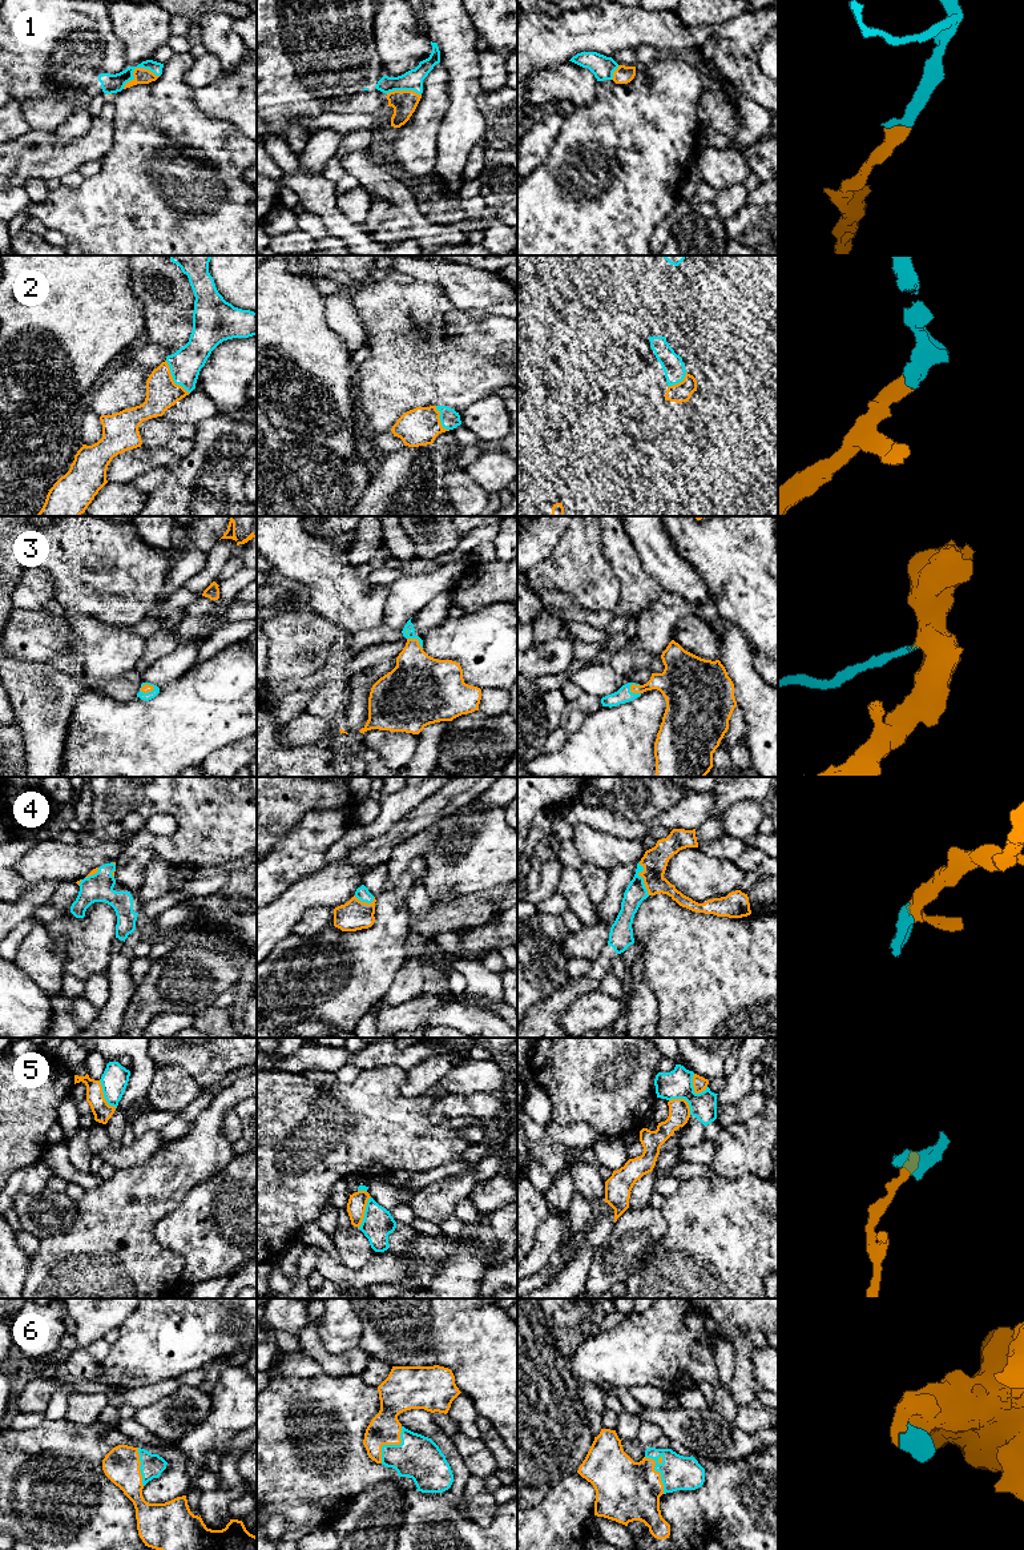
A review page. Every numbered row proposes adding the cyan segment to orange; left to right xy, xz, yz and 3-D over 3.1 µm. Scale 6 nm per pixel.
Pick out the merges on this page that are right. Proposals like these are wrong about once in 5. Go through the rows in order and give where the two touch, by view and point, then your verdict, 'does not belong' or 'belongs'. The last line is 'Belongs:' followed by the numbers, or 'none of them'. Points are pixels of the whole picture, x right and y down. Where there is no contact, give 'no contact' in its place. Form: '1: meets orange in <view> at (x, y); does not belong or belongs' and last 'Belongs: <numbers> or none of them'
1: meets orange in xy at (136, 68); belongs
2: meets orange in xy at (172, 379); belongs
3: meets orange in yz at (632, 692); belongs
4: meets orange in yz at (642, 877); belongs
5: meets orange in yz at (693, 1084); does not belong
6: meets orange in yz at (658, 1472); belongs
Belongs: 1, 2, 3, 4, 6

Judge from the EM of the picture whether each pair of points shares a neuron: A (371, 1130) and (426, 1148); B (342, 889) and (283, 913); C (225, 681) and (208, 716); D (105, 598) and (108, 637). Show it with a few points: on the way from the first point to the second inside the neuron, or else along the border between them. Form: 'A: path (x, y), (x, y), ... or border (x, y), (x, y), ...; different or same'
A: path (384, 1131), (394, 1131), (412, 1143); same
B: path (327, 889), (310, 890), (298, 898); same
C: path (225, 689), (225, 695), (212, 708); same
D: border (76, 615), (93, 615), (103, 621), (129, 627); different

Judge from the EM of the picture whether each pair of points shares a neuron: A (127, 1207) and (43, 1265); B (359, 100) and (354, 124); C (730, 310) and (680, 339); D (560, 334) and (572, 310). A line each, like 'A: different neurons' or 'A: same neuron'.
A: same neuron
B: different neurons
C: different neurons
D: same neuron

